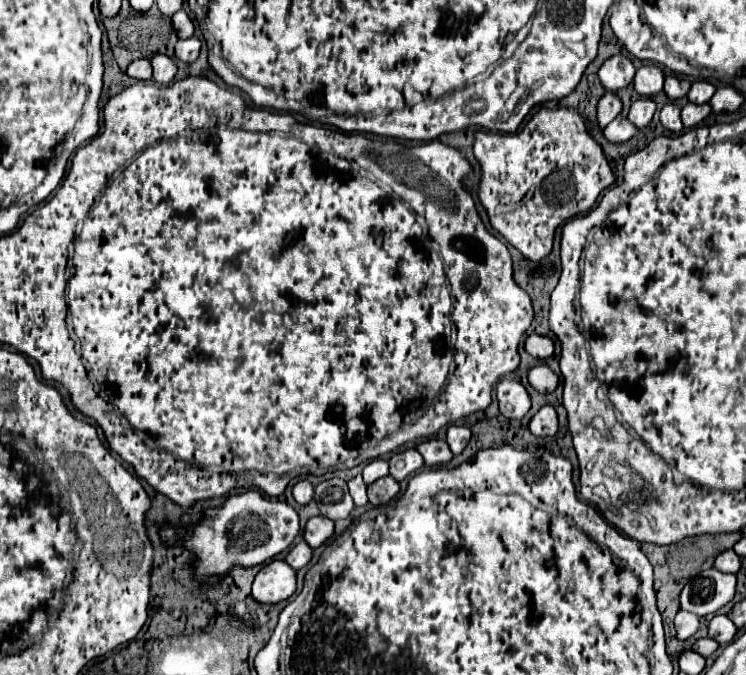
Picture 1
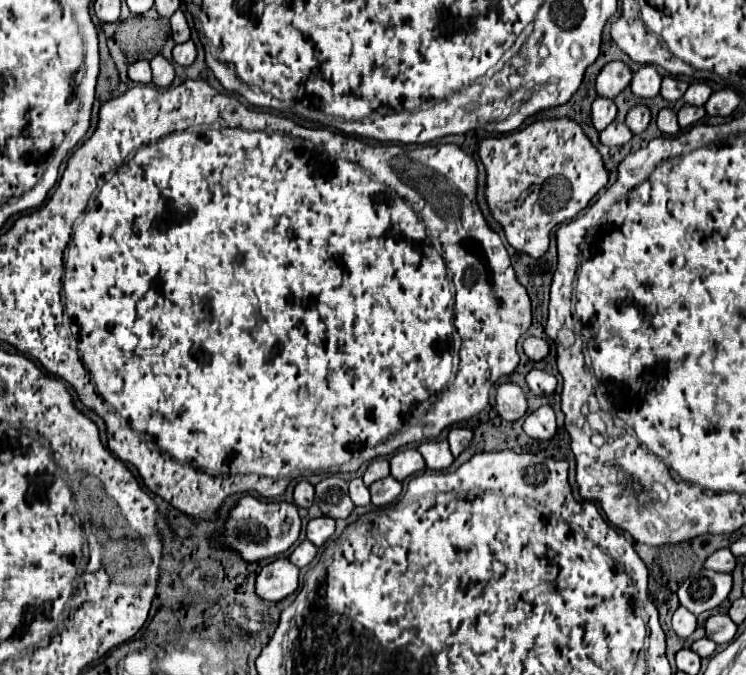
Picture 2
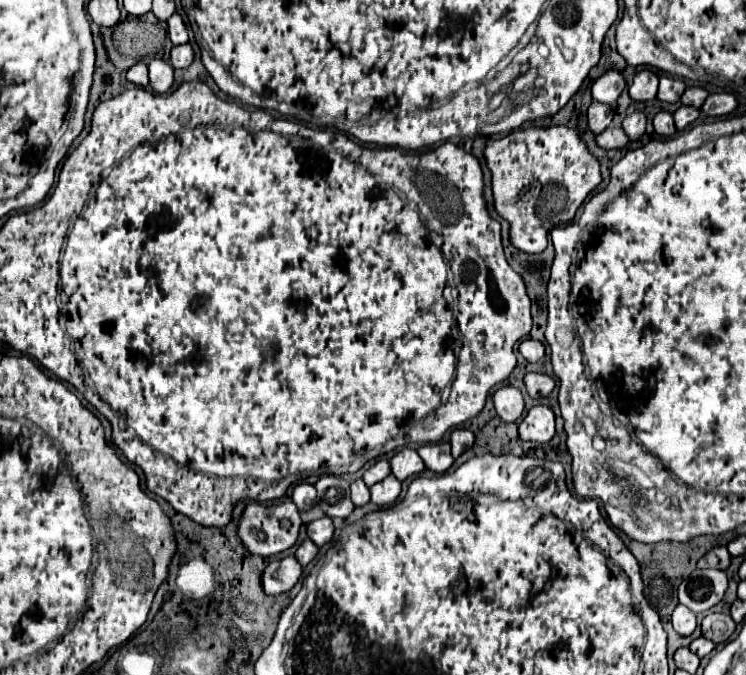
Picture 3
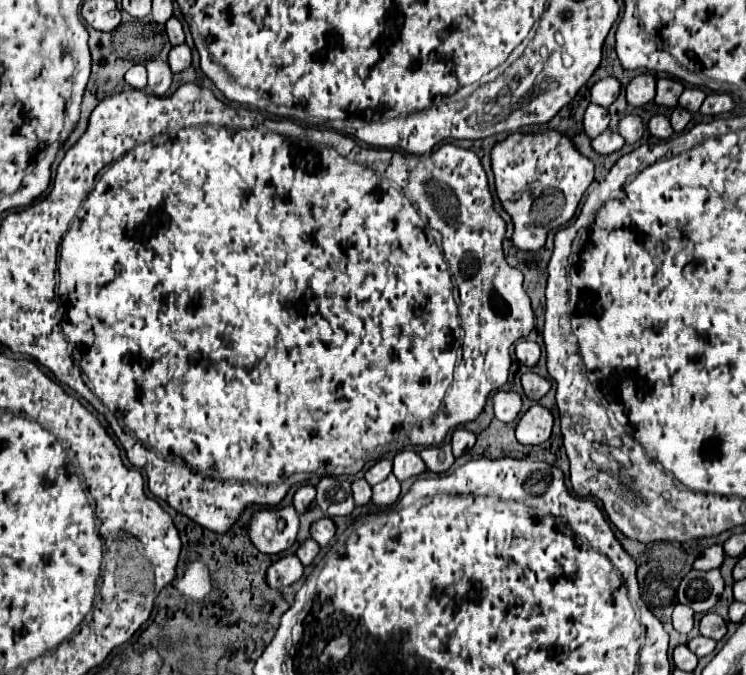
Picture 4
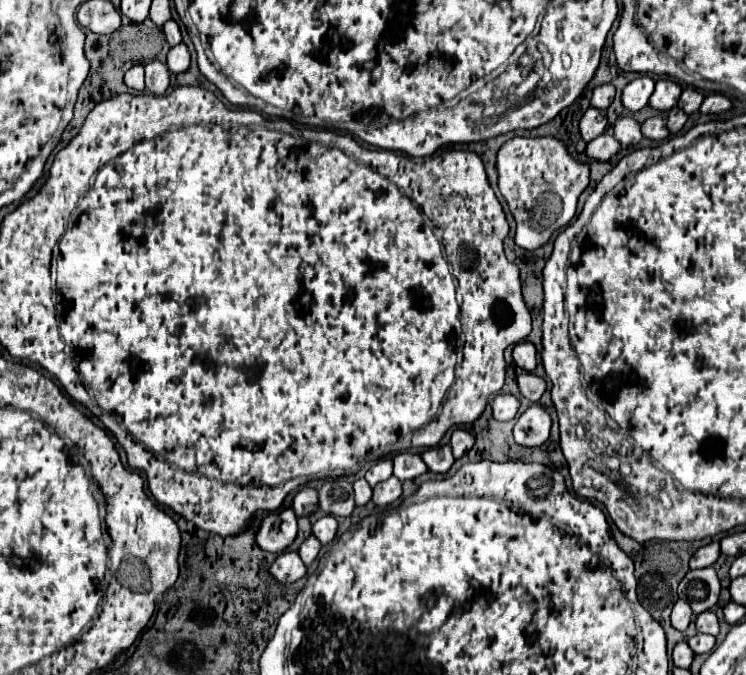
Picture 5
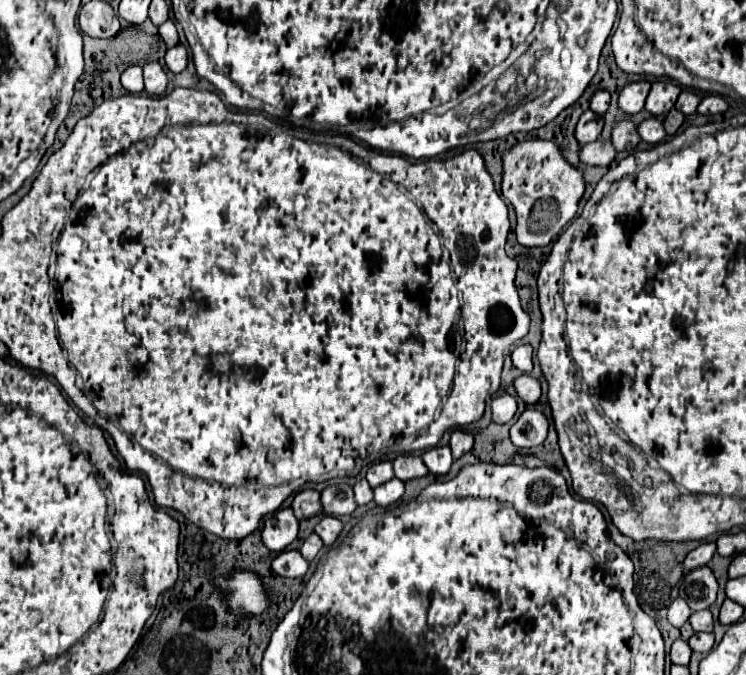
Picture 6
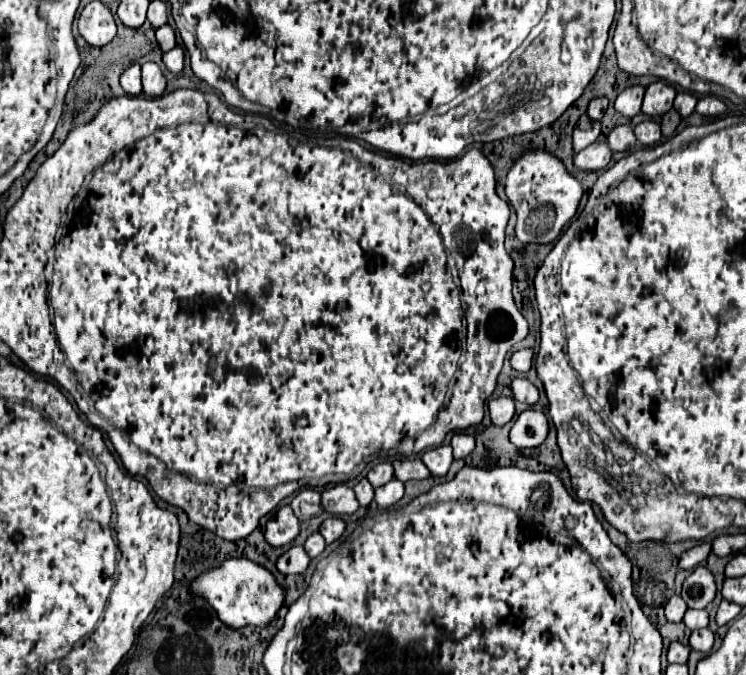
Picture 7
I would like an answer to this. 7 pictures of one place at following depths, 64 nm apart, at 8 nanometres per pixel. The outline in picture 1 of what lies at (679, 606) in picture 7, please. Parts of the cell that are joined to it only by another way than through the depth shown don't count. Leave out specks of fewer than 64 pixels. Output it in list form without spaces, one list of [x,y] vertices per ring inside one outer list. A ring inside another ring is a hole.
[[[680,610],[676,614],[676,618],[674,618],[674,626],[676,626],[676,636],[680,640],[686,640],[686,638],[690,638],[698,630],[698,616]]]

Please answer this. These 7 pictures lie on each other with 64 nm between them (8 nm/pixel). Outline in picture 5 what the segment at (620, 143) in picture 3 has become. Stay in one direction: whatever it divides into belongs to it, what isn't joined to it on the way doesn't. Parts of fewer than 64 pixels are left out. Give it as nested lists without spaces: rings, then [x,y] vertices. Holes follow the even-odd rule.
[[[602,134],[586,144],[586,156],[598,162],[610,162],[618,150],[620,150],[620,144],[616,142],[614,136],[608,136],[608,134]]]

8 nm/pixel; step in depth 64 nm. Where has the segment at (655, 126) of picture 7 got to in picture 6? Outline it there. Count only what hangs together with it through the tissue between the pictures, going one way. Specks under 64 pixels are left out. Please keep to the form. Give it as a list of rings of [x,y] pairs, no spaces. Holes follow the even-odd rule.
[[[648,118],[644,120],[640,126],[638,126],[638,134],[644,142],[648,144],[656,144],[656,142],[662,142],[666,138],[666,132],[664,132],[664,126],[658,118]]]

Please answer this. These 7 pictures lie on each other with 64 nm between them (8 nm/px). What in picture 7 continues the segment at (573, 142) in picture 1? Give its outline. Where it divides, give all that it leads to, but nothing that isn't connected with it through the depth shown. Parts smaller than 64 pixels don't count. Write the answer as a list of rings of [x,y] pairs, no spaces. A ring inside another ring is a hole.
[[[534,150],[526,152],[510,168],[506,176],[506,196],[518,214],[516,222],[518,240],[524,244],[528,242],[548,244],[554,242],[562,234],[562,228],[574,218],[582,198],[582,184],[566,172],[564,164],[558,158],[544,150]]]

